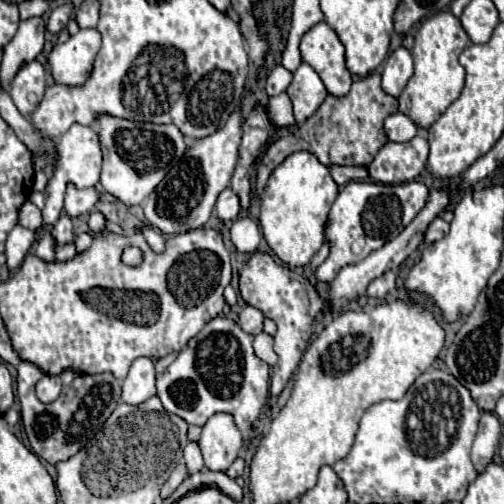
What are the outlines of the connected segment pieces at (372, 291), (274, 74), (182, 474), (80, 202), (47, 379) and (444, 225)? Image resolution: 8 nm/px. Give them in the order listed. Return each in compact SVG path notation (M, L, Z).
M386 272L384 276L376 278L376 280L368 286L368 296L382 300L390 290L394 290L394 280L396 280L394 272Z
M278 64L278 66L270 72L270 76L268 76L268 84L266 84L268 96L278 96L278 94L286 92L286 88L288 88L292 82L292 77L292 72L288 72L282 64Z
M180 464L180 466L170 474L168 482L162 486L162 494L160 494L160 496L162 496L162 498L168 498L168 496L182 484L182 480L186 478L186 474L188 474L188 472L184 470L184 464Z
M68 184L66 186L66 196L64 196L64 210L66 210L68 216L78 218L80 214L86 214L90 208L94 208L98 198L100 196L94 188L80 190L74 184Z
M42 376L36 384L36 396L40 402L54 402L62 390L60 376Z
M434 218L424 234L424 244L430 244L430 242L436 242L440 240L444 234L448 234L448 222L444 222L442 218Z

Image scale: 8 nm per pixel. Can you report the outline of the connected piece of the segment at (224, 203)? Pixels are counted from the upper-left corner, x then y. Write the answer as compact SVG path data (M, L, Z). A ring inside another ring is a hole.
M230 188L222 190L218 200L216 200L216 206L214 206L214 212L220 220L228 222L228 220L236 220L236 214L240 210L240 204L238 204L238 198L236 194L232 194Z

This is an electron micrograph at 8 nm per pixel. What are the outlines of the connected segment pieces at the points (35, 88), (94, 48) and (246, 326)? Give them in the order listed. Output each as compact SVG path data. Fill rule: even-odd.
M30 62L12 80L10 96L20 114L28 116L40 104L44 90L46 90L46 70L40 62Z
M80 28L76 36L52 48L48 62L54 80L66 86L80 86L86 82L98 50L100 32L96 28Z
M244 306L244 308L240 310L240 320L238 320L238 324L240 324L240 328L242 328L244 332L248 332L248 334L252 334L252 336L260 334L260 332L262 332L262 322L264 322L264 314L262 314L258 308L254 308L254 306Z

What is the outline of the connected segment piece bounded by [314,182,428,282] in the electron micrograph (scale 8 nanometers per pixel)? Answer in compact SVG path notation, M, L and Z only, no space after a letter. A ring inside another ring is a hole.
M348 182L332 204L330 222L326 228L326 240L330 242L330 256L314 270L314 276L322 282L332 282L342 266L364 260L370 252L378 250L384 242L396 238L414 216L426 206L428 188L422 182L404 182L404 184L372 184L372 182ZM364 236L360 252L354 250L356 240Z

